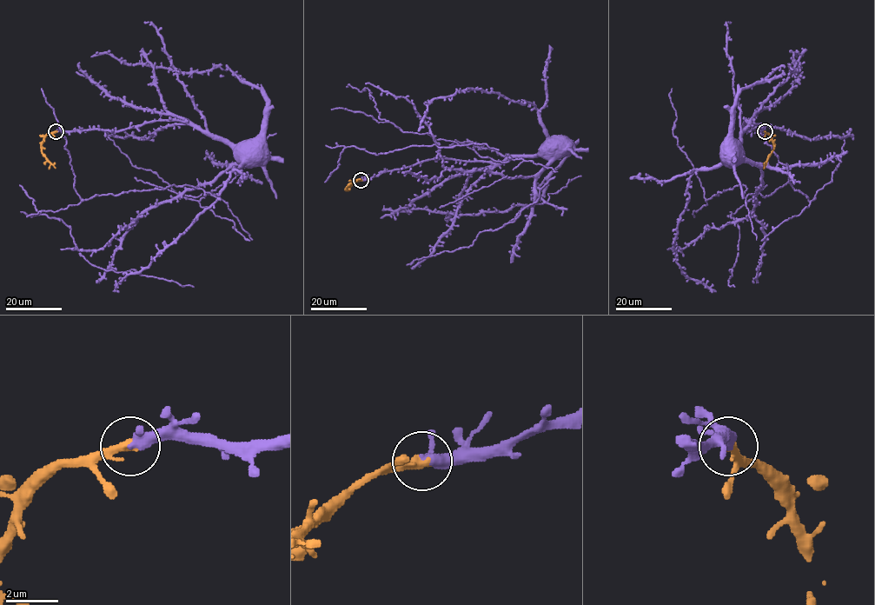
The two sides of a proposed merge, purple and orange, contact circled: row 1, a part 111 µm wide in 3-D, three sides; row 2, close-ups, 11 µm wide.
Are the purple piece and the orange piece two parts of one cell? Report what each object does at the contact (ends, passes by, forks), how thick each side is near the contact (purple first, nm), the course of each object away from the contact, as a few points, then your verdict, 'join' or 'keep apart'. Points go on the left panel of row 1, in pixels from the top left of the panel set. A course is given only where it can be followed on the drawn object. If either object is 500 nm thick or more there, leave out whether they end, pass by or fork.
purple passes by | orange ends | 320/380 nm | purple via (56, 131), (119, 130), (155, 121), (182, 120), (234, 144), (258, 138) | orange via (56, 131), (49, 133), (41, 145), (44, 157), (56, 169) | join

